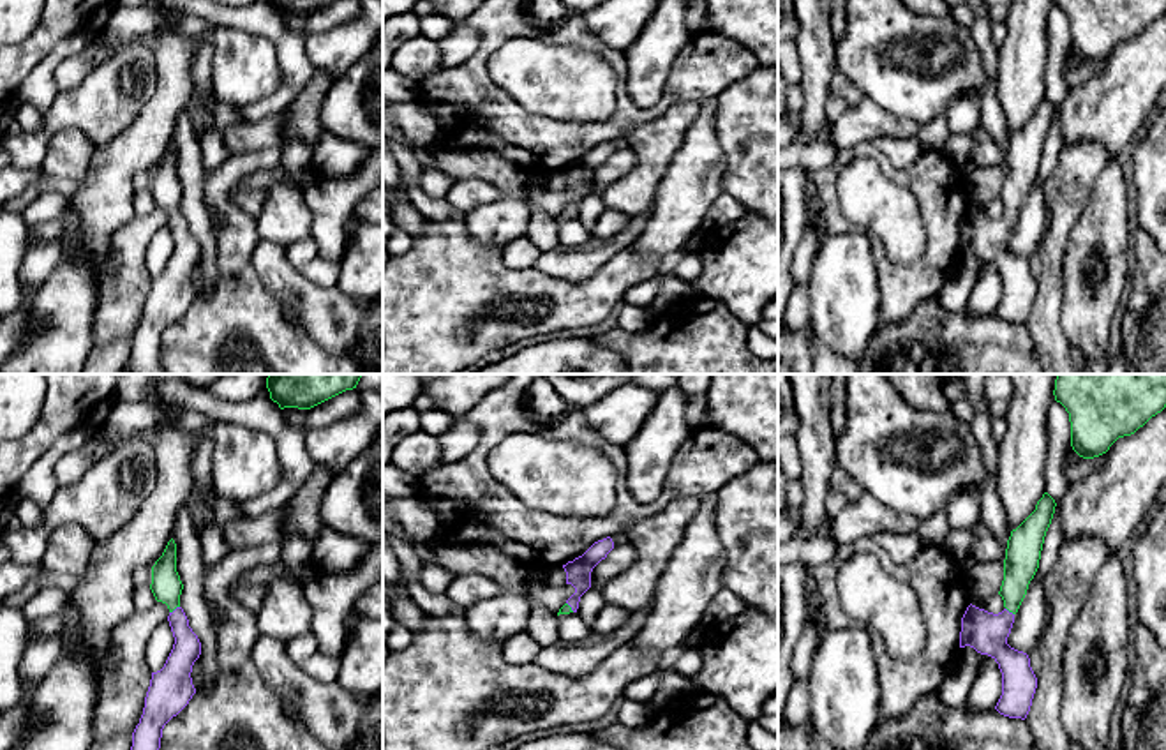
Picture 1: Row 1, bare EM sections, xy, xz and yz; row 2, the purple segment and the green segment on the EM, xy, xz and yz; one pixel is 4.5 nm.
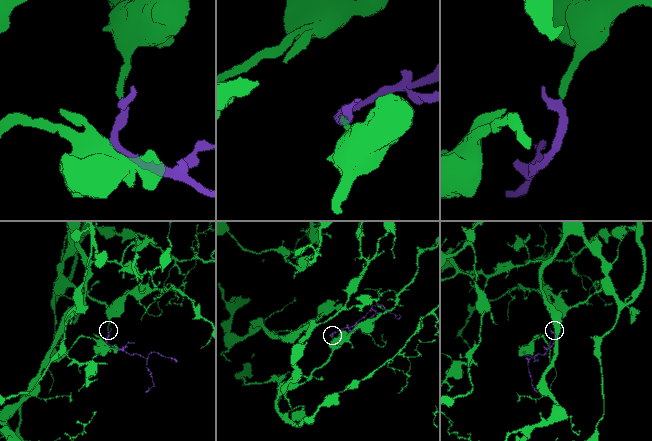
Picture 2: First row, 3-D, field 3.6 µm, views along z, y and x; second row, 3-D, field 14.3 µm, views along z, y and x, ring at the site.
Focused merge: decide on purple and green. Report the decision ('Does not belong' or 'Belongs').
Belongs

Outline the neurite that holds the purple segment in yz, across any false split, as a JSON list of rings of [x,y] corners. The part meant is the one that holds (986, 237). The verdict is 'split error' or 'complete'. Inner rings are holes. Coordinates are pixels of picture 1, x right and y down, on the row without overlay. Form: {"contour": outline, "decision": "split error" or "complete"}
{"contour": [[[1044,97],[1035,115],[1011,136],[1004,164],[1004,185],[998,196],[1005,214],[993,219],[970,208],[961,222],[960,252],[970,251],[998,268],[1002,300],[995,314],[1009,323],[1027,323],[1037,293],[1028,259],[1011,252],[1007,242],[1014,219],[1039,173],[1055,111],[1055,104]]], "decision": "split error"}

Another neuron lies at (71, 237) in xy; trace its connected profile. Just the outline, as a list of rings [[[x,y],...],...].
[[[69,205],[62,215],[58,242],[67,256],[74,258],[83,249],[83,226],[78,210]]]

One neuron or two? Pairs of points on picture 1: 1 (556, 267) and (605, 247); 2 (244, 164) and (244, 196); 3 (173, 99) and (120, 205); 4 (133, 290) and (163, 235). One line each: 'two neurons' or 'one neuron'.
1: one neuron
2: two neurons
3: one neuron
4: two neurons

